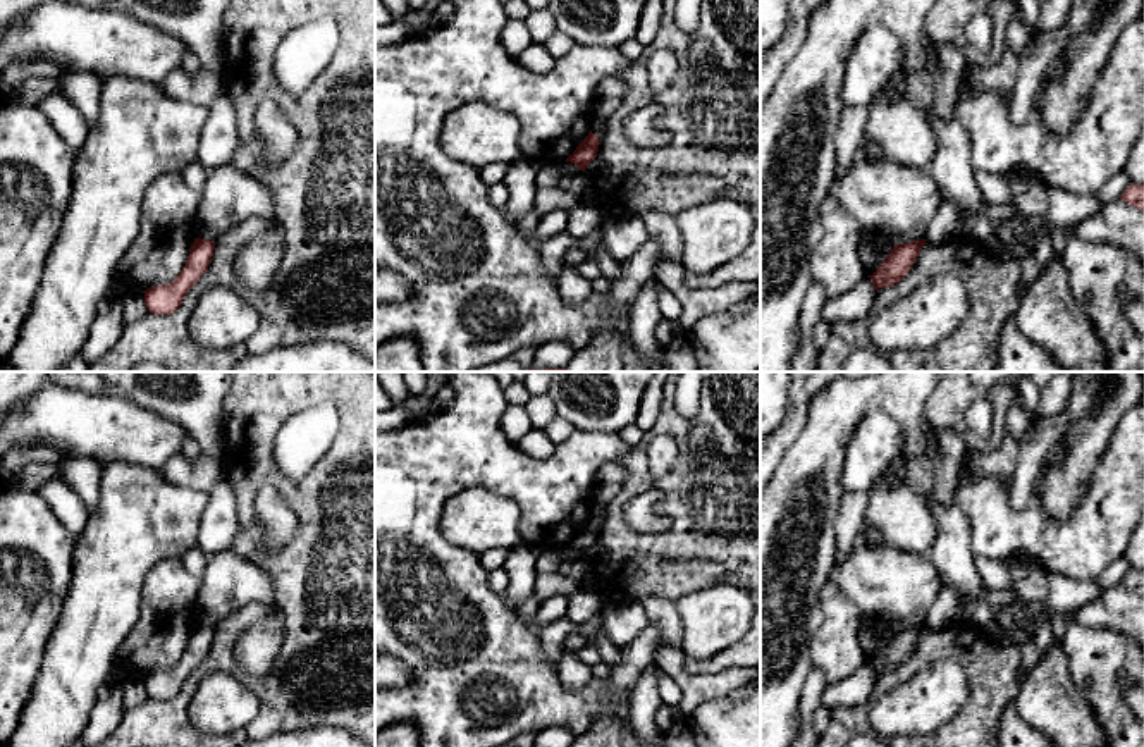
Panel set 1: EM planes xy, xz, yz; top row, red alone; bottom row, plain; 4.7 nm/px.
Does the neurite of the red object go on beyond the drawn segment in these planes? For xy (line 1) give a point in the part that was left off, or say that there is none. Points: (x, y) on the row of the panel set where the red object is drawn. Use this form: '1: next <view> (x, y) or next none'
1: next none

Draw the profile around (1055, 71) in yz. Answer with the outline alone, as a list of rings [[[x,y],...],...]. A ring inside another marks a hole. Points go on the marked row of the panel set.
[[[1065,46],[1058,55],[1055,55],[1051,65],[1044,71],[1041,79],[1041,88],[1048,83],[1056,83],[1063,76],[1068,60],[1070,60],[1070,53]]]

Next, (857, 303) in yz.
[[[870,277],[860,281],[848,293],[826,299],[821,310],[821,322],[833,325],[834,322],[855,322],[872,313],[876,301],[876,287]]]

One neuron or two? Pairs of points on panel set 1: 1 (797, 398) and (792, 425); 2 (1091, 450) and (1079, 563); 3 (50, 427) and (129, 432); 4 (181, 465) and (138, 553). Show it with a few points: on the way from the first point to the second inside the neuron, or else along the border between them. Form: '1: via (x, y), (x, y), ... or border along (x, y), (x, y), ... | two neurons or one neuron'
1: via (797, 405), (795, 419) | one neuron
2: border along (1107, 448), (1091, 474), (1081, 501), (1065, 518) | two neurons
3: via (69, 427), (110, 429) | one neuron
4: border along (157, 469), (171, 482), (200, 489), (207, 494) | two neurons

